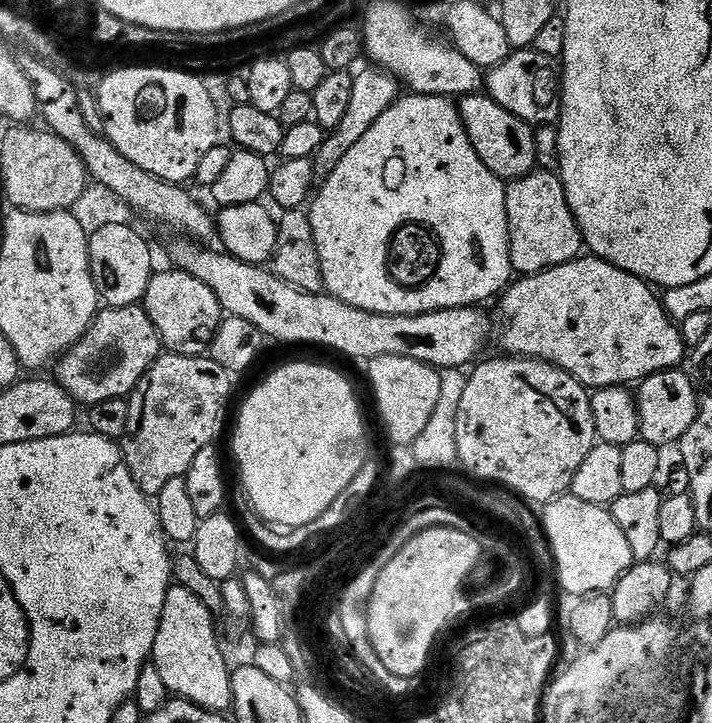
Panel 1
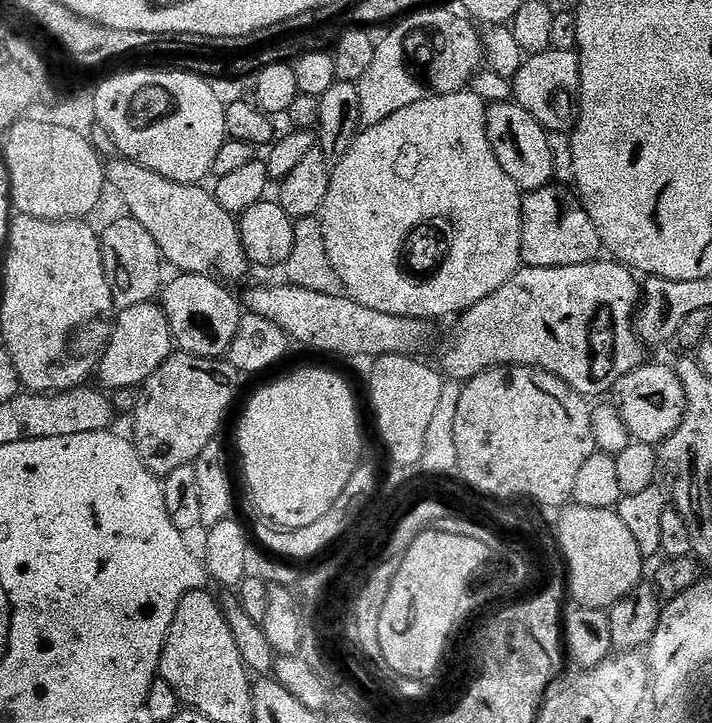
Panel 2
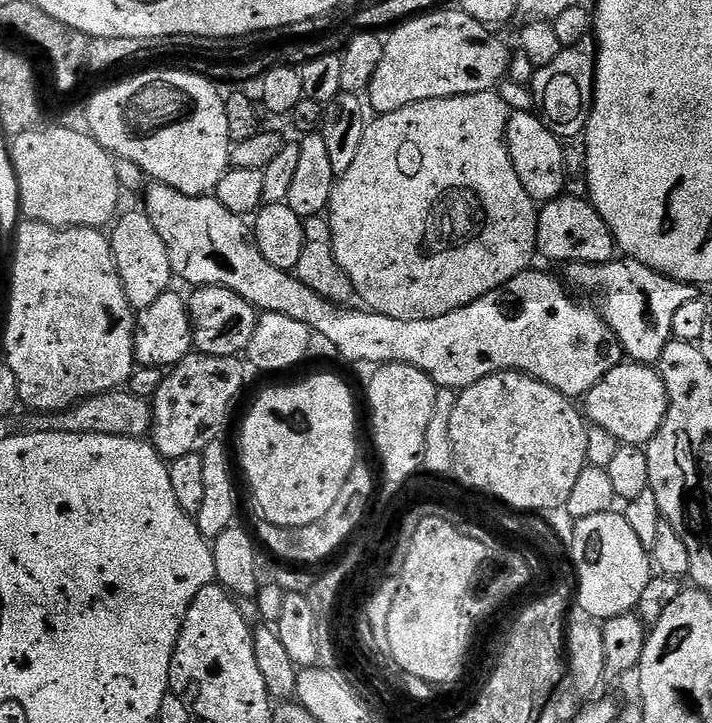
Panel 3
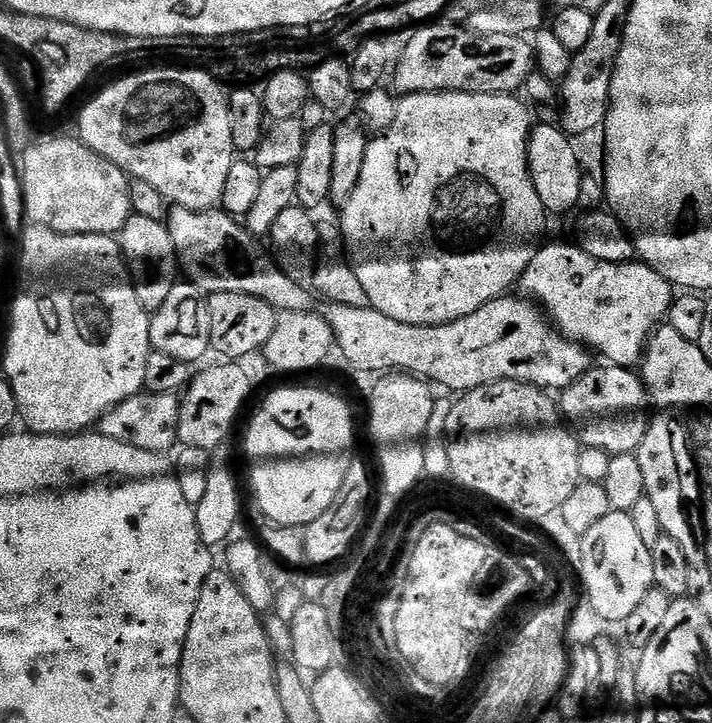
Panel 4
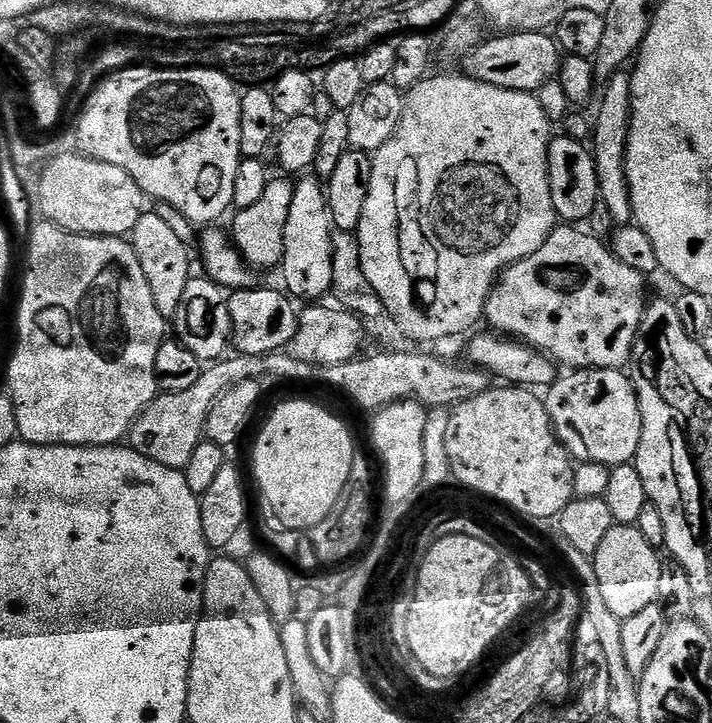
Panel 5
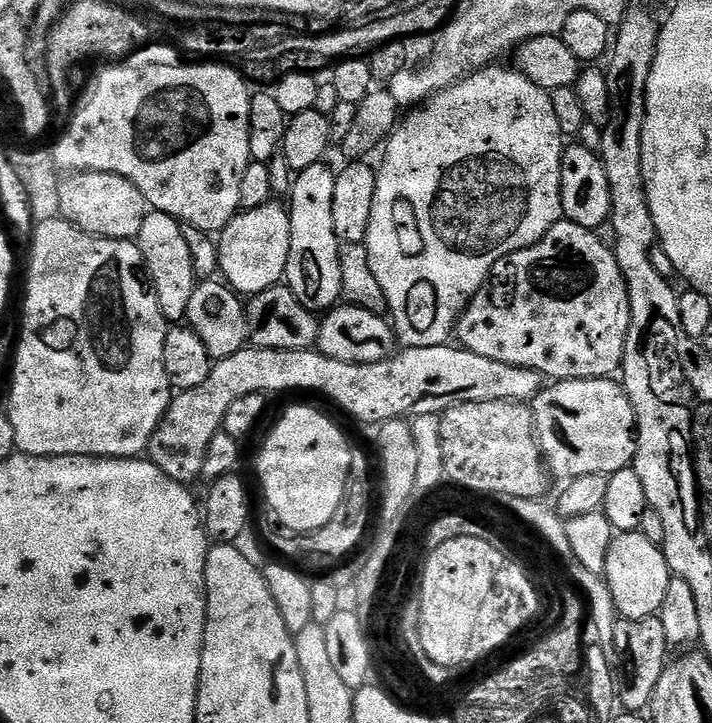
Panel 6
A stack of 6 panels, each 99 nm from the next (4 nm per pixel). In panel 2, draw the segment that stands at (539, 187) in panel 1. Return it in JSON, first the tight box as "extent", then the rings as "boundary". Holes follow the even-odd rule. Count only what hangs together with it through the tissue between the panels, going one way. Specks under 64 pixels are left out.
{"extent":[520,186,602,268],"boundary":[[[549,186],[527,193],[520,202],[520,258],[530,268],[582,266],[601,255],[602,245],[583,204],[567,187]]]}

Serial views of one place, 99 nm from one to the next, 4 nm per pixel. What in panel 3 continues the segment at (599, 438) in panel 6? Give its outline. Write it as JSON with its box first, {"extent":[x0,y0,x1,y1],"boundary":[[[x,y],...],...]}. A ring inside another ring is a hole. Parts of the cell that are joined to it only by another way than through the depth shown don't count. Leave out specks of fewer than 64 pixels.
{"extent":[583,362,668,446],"boundary":[[[621,362],[583,397],[587,419],[624,446],[647,446],[658,434],[668,413],[668,395],[655,367],[635,362]]]}

